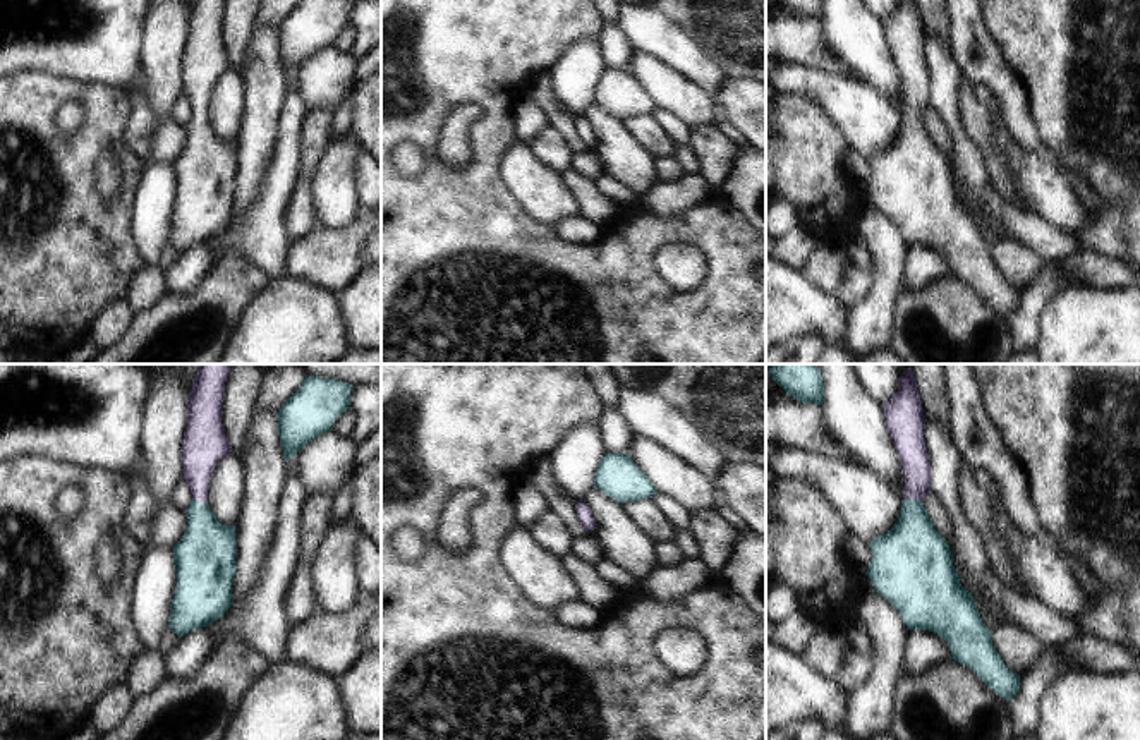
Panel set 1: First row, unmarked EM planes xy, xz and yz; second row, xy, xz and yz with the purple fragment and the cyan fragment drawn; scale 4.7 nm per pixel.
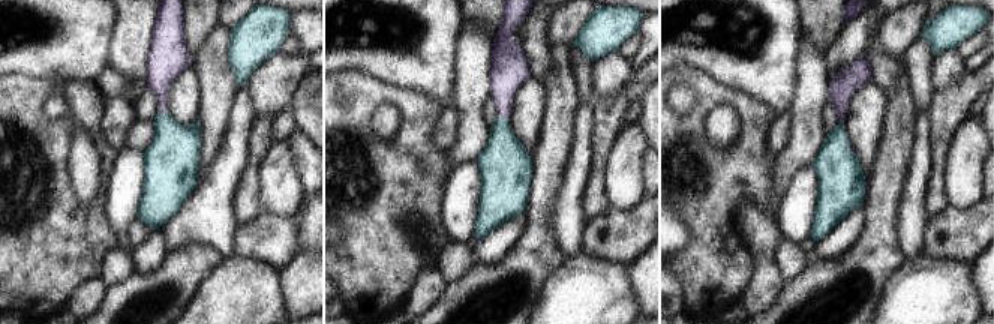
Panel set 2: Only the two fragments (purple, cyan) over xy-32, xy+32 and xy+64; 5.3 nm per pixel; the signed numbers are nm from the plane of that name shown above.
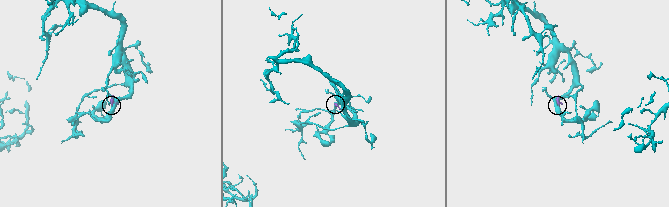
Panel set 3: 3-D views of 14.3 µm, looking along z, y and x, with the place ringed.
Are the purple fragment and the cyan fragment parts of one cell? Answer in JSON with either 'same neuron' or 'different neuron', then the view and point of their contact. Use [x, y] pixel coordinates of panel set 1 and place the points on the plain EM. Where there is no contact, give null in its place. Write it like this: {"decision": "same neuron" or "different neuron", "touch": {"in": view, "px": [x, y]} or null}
{"decision": "same neuron", "touch": {"in": "yz", "px": [912, 114]}}

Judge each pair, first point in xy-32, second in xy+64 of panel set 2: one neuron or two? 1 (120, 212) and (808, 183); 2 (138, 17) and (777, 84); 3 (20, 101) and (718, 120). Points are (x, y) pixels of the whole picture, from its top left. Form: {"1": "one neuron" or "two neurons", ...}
{"1": "one neuron", "2": "two neurons", "3": "two neurons"}

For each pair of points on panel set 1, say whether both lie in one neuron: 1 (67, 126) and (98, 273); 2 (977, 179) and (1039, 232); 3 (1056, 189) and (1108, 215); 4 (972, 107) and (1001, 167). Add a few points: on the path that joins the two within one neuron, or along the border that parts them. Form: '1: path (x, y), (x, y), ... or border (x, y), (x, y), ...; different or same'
1: border (79, 102), (83, 121), (64, 134); different
2: path (989, 194), (1024, 225); same
3: path (1068, 203), (1084, 218), (1094, 218); same
4: path (982, 122), (982, 136), (989, 151); same

